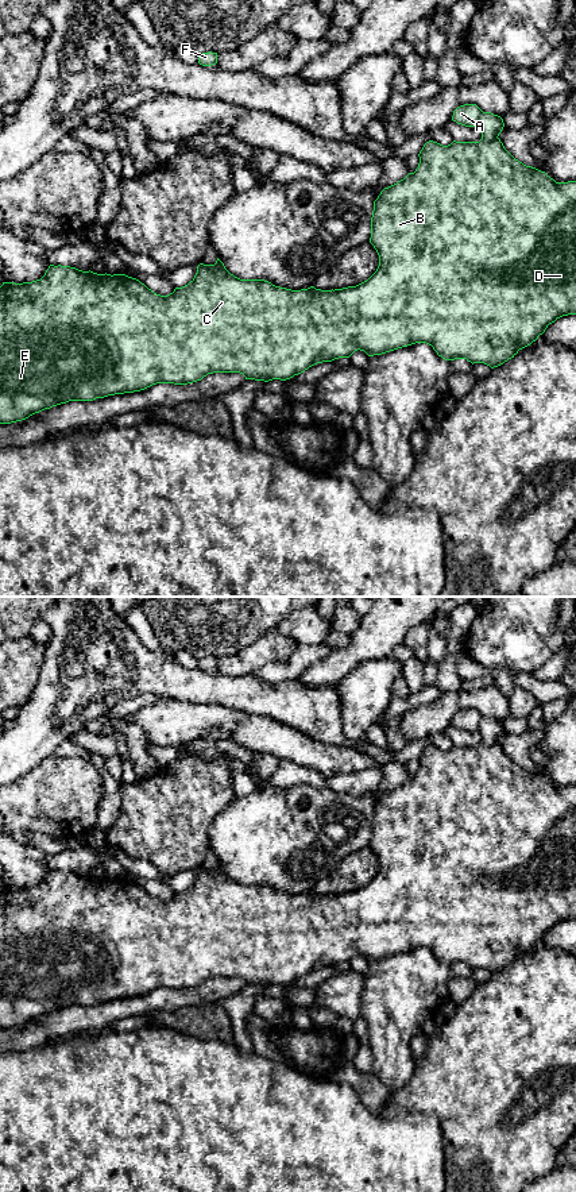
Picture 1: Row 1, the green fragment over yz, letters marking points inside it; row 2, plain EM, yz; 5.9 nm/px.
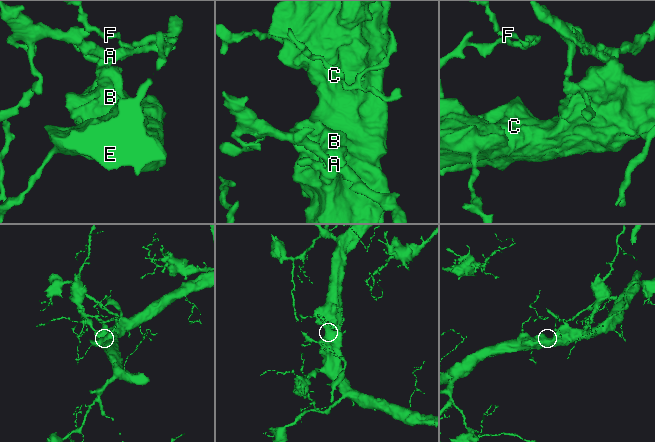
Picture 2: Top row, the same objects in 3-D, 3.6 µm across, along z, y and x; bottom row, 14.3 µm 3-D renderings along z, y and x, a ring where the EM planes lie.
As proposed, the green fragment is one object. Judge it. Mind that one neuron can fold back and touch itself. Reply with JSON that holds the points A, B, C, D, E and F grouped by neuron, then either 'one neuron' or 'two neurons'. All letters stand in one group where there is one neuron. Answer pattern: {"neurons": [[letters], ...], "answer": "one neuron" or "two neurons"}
{"neurons": [["A"], ["B", "C", "D", "E", "F"]], "answer": "two neurons"}

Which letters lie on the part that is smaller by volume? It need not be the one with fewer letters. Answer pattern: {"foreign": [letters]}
{"foreign": ["A"]}

